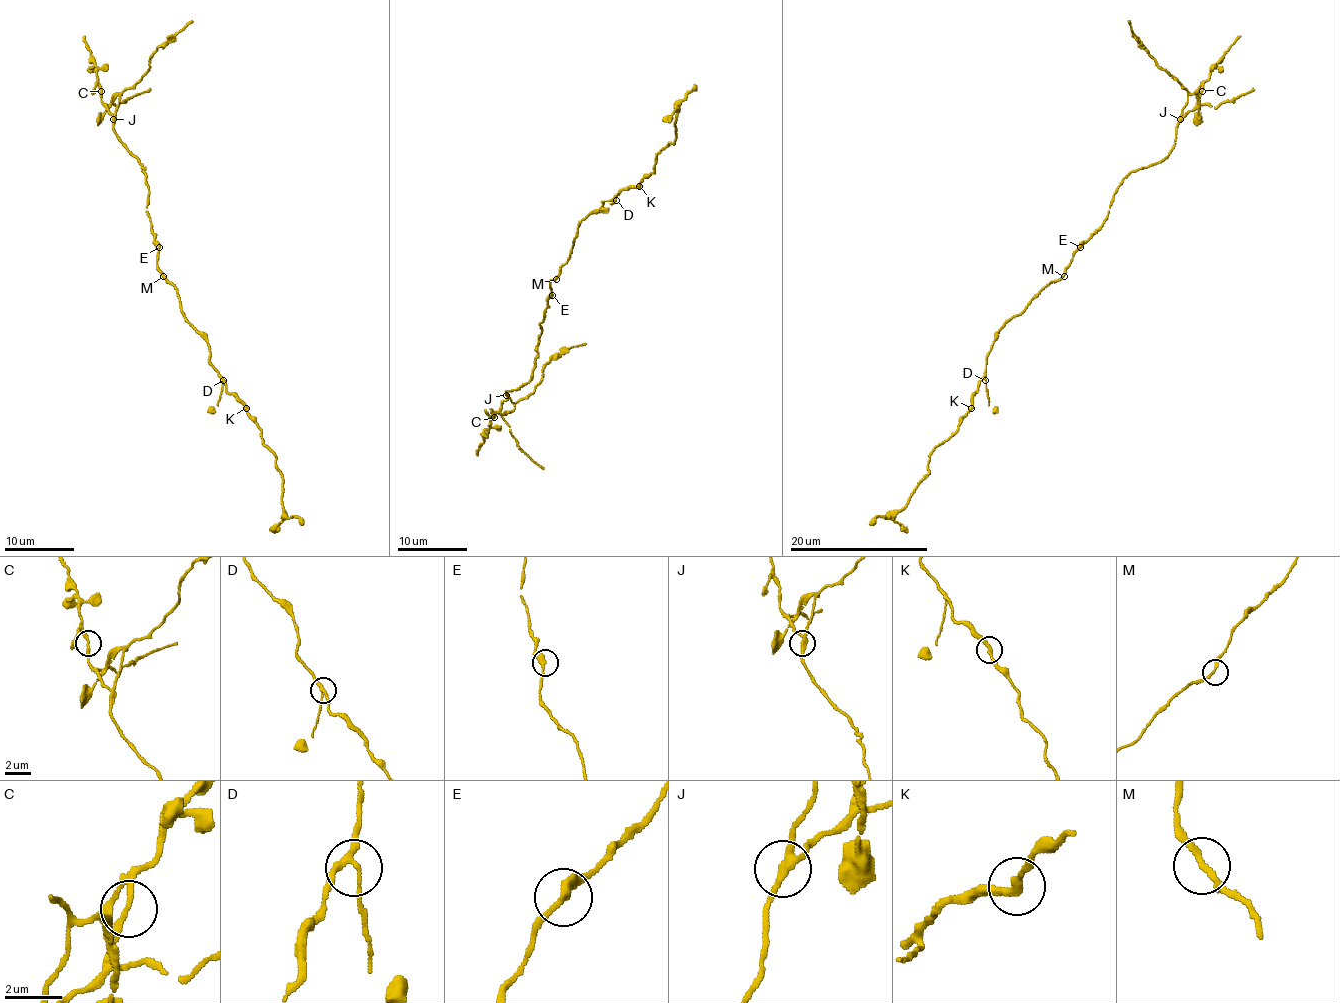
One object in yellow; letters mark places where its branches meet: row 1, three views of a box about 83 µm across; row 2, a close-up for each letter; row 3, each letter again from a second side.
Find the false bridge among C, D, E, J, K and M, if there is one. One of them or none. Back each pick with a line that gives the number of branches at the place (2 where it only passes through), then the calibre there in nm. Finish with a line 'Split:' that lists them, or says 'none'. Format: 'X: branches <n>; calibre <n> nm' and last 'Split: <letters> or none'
J: branches 3; calibre 240 nm
Split: J

